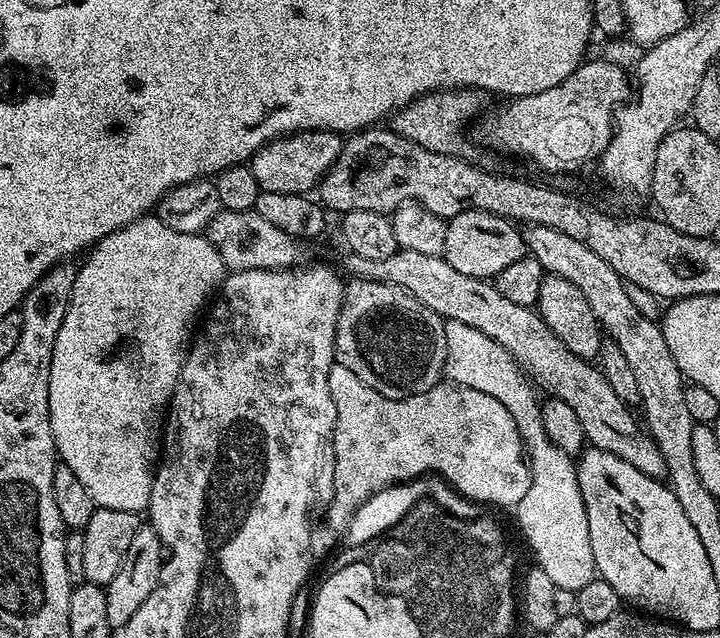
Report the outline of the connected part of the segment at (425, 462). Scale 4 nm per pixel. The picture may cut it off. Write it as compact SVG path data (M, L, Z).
M333 363L328 381L330 398L336 407L336 425L332 439L334 494L326 505L326 511L328 524L336 534L343 533L354 510L358 510L362 502L392 484L402 484L405 480L415 480L425 474L443 478L457 492L475 500L480 506L497 504L500 508L512 510L522 502L532 481L532 474L528 470L517 420L510 418L510 410L506 410L506 406L502 406L498 398L490 398L490 394L482 394L480 390L441 382L422 394L391 400L378 394L378 390L366 386L366 382L362 382L362 378L354 374L354 370L346 370L346 366L337 363Z

